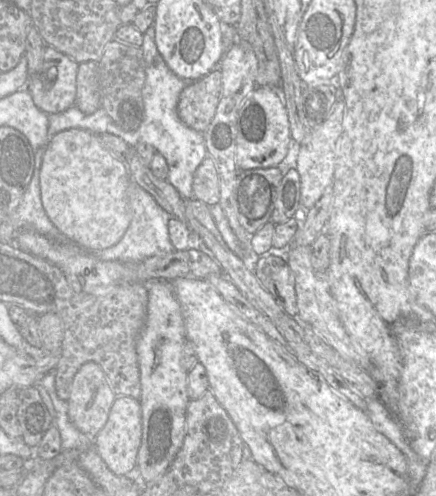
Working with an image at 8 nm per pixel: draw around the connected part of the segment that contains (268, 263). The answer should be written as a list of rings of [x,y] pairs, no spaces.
[[[268,253],[253,258],[252,270],[260,284],[271,294],[283,312],[296,318],[298,309],[295,277],[287,260]]]

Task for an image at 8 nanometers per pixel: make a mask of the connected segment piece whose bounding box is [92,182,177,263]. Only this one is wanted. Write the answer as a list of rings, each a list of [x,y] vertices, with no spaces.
[[[131,182],[128,187],[128,199],[132,211],[132,219],[127,231],[114,246],[92,253],[95,253],[103,261],[139,263],[152,256],[177,251],[169,237],[168,222],[172,216],[147,191],[134,182]]]

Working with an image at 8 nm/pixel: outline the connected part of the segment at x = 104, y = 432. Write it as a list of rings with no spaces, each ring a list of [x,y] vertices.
[[[117,396],[111,406],[104,427],[93,438],[92,445],[107,467],[116,475],[132,474],[137,465],[137,456],[142,440],[142,414],[139,399]]]

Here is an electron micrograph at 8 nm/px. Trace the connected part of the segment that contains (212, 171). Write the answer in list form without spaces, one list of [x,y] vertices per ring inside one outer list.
[[[211,157],[204,158],[194,173],[192,190],[194,198],[208,206],[219,204],[219,178]]]

